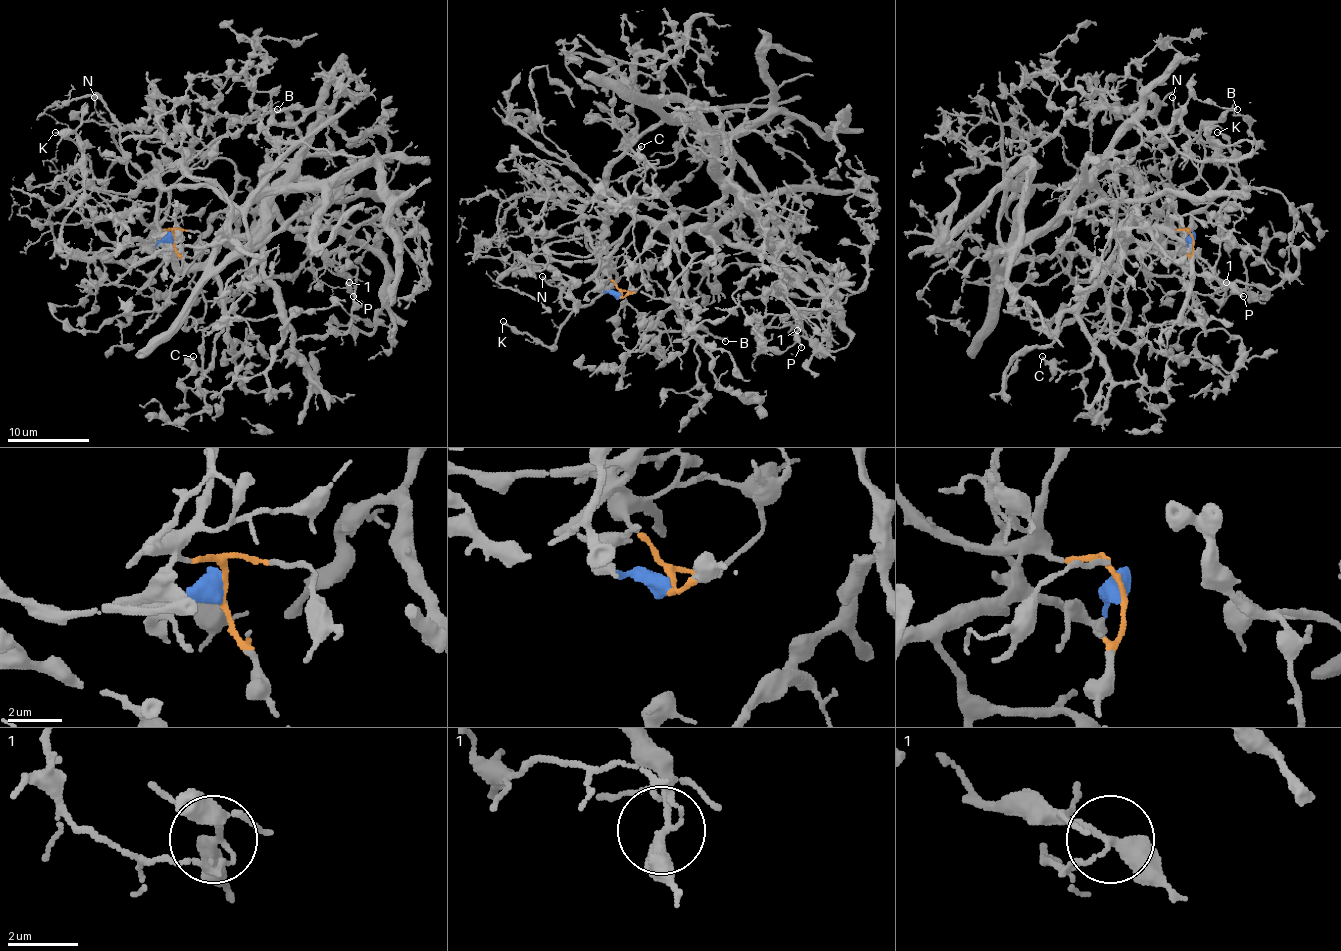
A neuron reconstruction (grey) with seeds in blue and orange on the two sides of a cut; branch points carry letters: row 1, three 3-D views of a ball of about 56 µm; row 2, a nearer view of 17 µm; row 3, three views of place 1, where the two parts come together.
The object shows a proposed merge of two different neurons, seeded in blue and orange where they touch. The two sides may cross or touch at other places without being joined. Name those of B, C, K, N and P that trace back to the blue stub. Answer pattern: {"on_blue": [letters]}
{"on_blue": ["C", "P"]}

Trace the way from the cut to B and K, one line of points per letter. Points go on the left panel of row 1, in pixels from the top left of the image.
B: (173, 237), (159, 225), (171, 186), (216, 148), (233, 123), (278, 109)
K: (173, 237), (159, 225), (165, 215), (163, 188), (124, 158), (98, 186), (88, 158), (55, 131)

